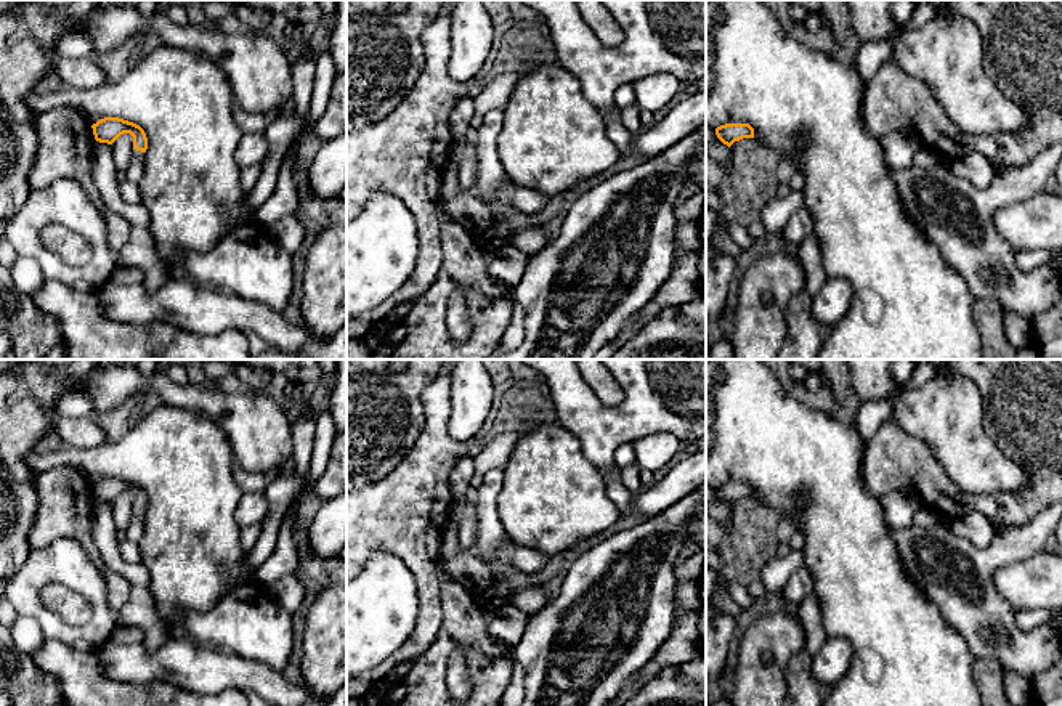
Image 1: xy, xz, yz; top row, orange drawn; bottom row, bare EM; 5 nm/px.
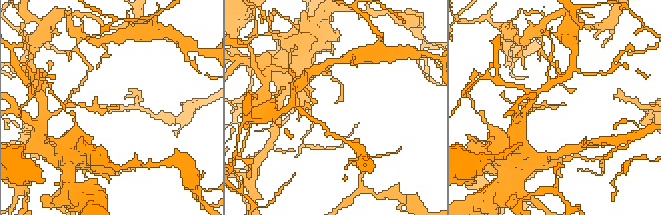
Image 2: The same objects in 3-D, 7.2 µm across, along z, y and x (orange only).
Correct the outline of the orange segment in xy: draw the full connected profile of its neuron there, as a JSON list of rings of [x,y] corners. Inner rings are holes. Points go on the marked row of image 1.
[[[104,117],[91,125],[95,140],[112,144],[120,135],[130,133],[133,136],[133,159],[124,178],[140,183],[146,167],[148,138],[144,130],[128,120],[119,117]]]

